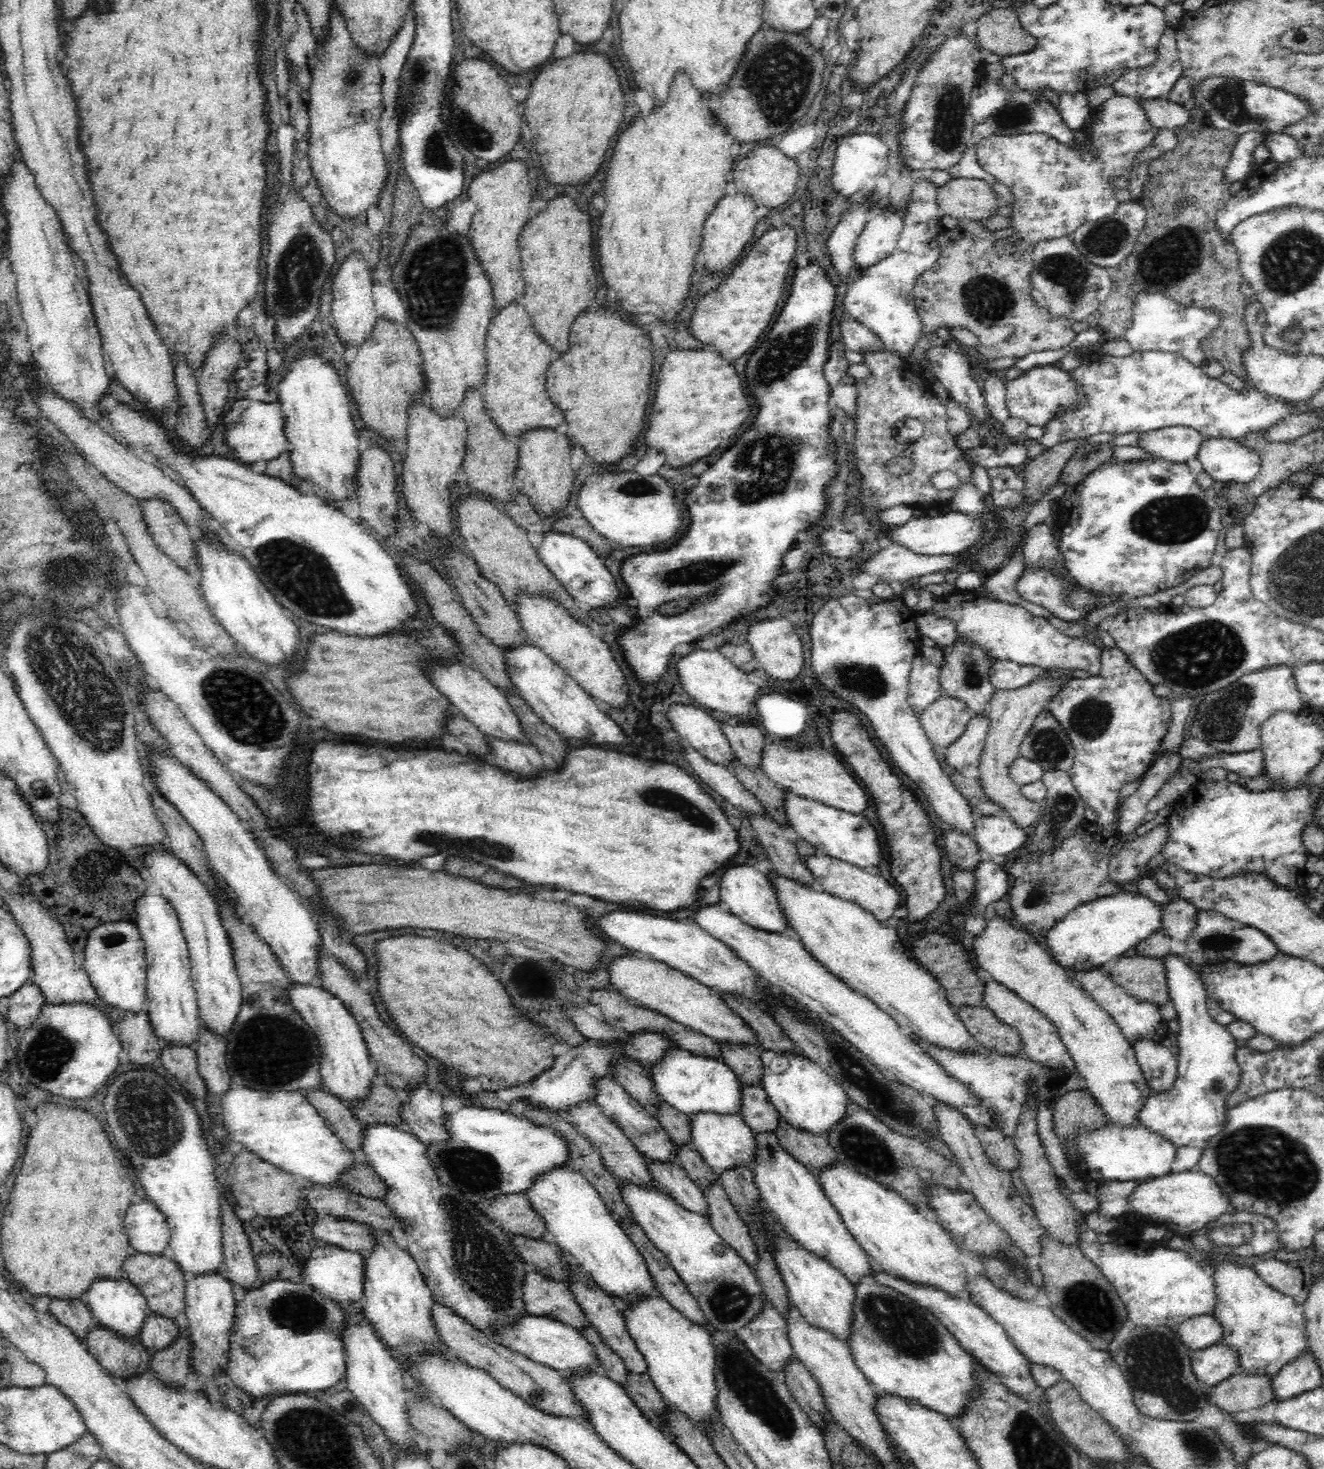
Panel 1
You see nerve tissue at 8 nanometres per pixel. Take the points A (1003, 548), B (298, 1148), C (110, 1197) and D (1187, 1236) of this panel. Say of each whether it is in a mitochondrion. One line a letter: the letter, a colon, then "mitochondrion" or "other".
A: mitochondrion
B: other
C: other
D: other

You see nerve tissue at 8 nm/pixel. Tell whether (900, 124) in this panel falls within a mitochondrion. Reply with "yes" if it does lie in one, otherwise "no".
no

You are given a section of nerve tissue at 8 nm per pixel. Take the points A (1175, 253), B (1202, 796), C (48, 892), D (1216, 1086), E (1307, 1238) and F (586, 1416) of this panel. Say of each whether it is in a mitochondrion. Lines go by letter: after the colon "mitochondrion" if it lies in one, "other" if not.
A: mitochondrion
B: other
C: other
D: mitochondrion
E: other
F: other

